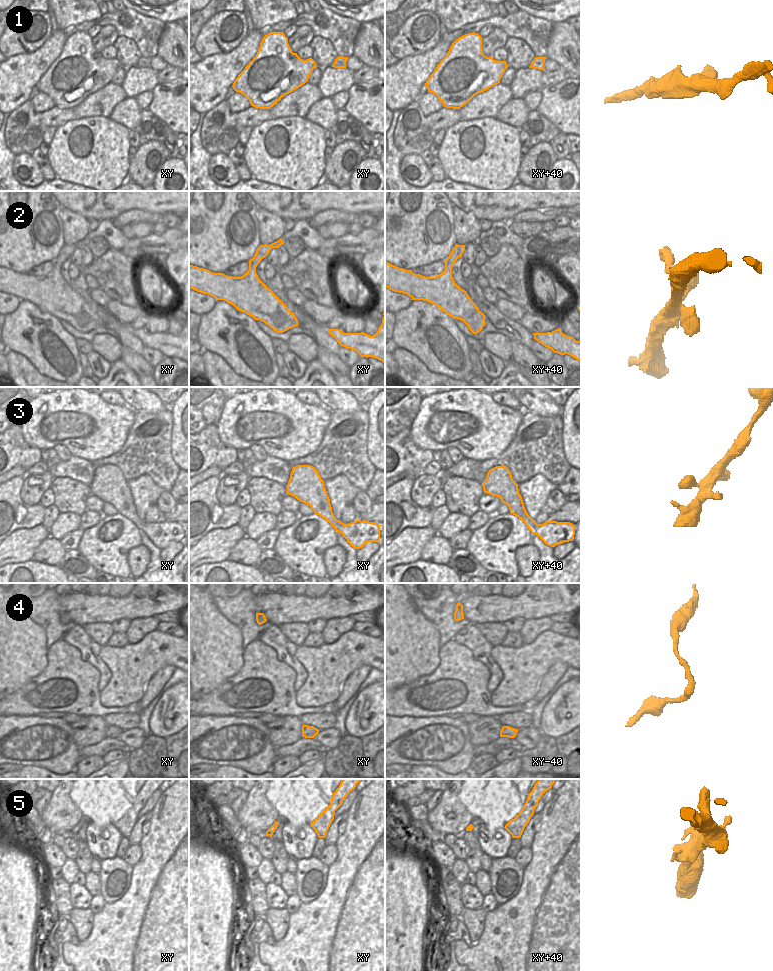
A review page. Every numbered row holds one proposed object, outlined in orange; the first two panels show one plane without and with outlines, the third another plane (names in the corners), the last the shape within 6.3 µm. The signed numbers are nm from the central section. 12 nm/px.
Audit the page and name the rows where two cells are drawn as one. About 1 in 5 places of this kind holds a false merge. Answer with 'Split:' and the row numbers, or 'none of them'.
Split: none of them

